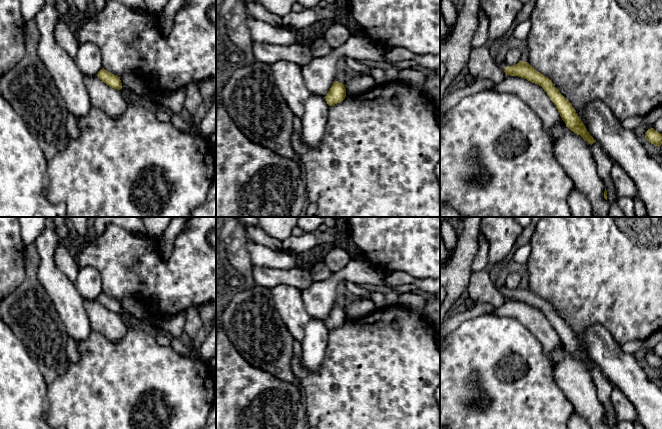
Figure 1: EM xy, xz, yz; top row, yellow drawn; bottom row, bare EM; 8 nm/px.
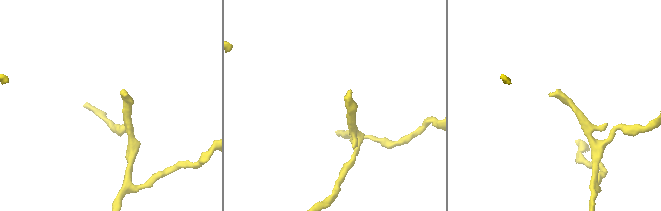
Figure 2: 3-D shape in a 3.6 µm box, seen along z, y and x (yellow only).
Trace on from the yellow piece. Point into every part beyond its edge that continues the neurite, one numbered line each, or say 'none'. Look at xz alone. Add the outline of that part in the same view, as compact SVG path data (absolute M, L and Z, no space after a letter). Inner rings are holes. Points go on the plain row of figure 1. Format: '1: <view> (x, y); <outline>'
none

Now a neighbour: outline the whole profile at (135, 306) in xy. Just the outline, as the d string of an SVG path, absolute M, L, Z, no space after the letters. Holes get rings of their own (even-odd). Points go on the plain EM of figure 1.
M139 296L126 297L120 301L120 304L122 310L127 311L136 322L150 317L145 302Z

